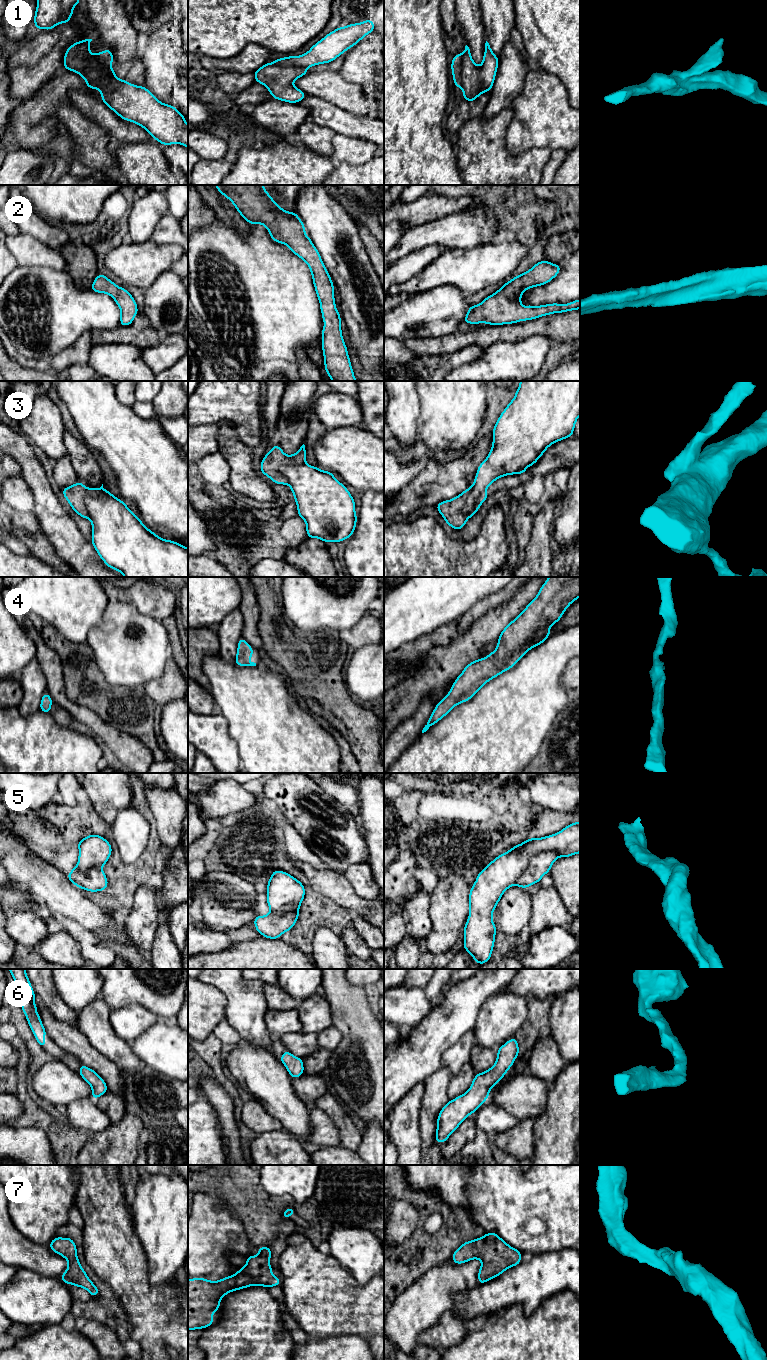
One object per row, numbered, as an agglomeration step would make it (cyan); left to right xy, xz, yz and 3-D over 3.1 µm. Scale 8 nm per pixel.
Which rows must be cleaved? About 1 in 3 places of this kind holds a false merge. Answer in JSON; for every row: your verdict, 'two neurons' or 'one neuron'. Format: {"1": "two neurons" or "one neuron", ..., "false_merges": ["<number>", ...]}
{"1": "two neurons", "2": "one neuron", "3": "two neurons", "4": "one neuron", "5": "one neuron", "6": "one neuron", "7": "one neuron", "false_merges": ["1", "3"]}

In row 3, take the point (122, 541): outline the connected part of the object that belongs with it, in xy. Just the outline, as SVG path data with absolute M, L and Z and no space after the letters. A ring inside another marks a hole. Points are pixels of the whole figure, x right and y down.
M103 484L100 488L103 490L103 492L96 496L86 496L85 503L89 515L89 520L91 521L92 524L91 543L94 546L99 557L106 564L106 566L122 573L124 577L188 577L188 548L175 541L160 538L158 535L156 535L154 532L148 529L142 523L139 517L134 515L134 513L127 507L126 503L124 503L121 499L115 497L108 490L105 490L103 488Z

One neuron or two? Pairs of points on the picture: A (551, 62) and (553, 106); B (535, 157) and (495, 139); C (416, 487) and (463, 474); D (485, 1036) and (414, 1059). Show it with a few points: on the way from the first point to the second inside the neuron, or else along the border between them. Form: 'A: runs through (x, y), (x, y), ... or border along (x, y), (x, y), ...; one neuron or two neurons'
A: border along (545, 70), (553, 73), (567, 91); two neurons
B: runs through (524, 160), (510, 160), (500, 150); one neuron
C: runs through (428, 487), (438, 481), (451, 479); one neuron
D: border along (482, 1006), (472, 1028); two neurons

